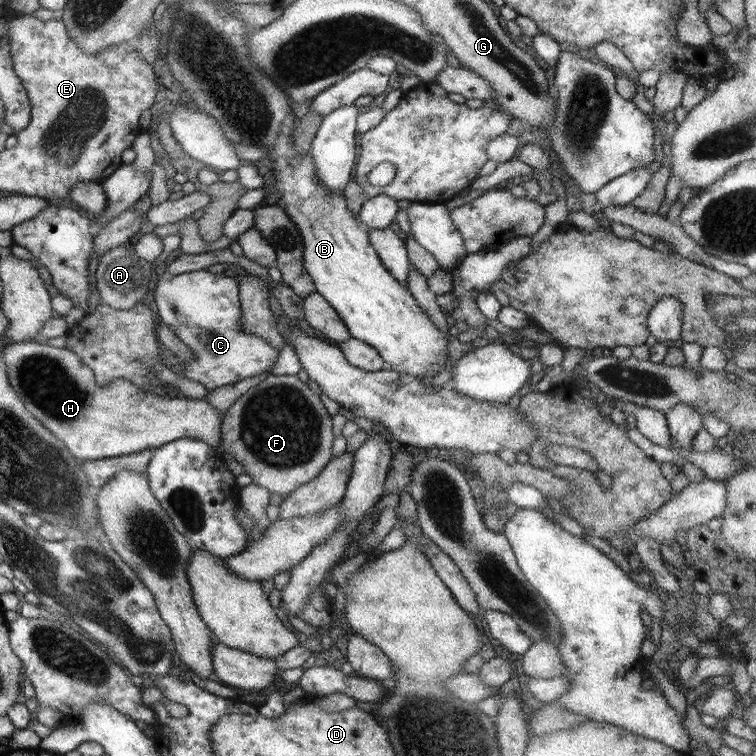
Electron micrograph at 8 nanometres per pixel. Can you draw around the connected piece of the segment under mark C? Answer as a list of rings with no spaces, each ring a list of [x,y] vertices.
[[[201,269],[194,272],[186,272],[171,275],[166,271],[159,276],[155,289],[156,313],[161,321],[184,343],[195,356],[195,360],[189,360],[184,377],[192,378],[200,384],[204,384],[207,390],[213,390],[224,384],[234,384],[244,378],[252,378],[264,372],[272,372],[279,357],[279,350],[272,348],[268,342],[255,334],[243,332],[239,325],[240,299],[239,285],[232,277],[224,272],[210,273]]]

